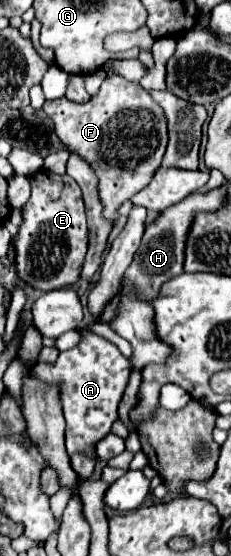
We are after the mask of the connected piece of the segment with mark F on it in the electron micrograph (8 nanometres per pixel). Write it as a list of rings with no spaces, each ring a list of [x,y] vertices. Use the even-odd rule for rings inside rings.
[[[108,75],[100,91],[94,97],[90,97],[90,101],[80,105],[68,101],[66,97],[60,97],[58,101],[46,101],[44,111],[54,121],[56,135],[68,147],[68,151],[80,155],[84,161],[92,165],[98,177],[98,197],[104,207],[102,215],[114,225],[118,221],[120,205],[128,201],[132,195],[136,195],[140,189],[144,189],[162,163],[168,145],[168,119],[164,115],[164,109],[152,101],[152,97],[140,87],[140,83],[132,83],[116,75]]]

